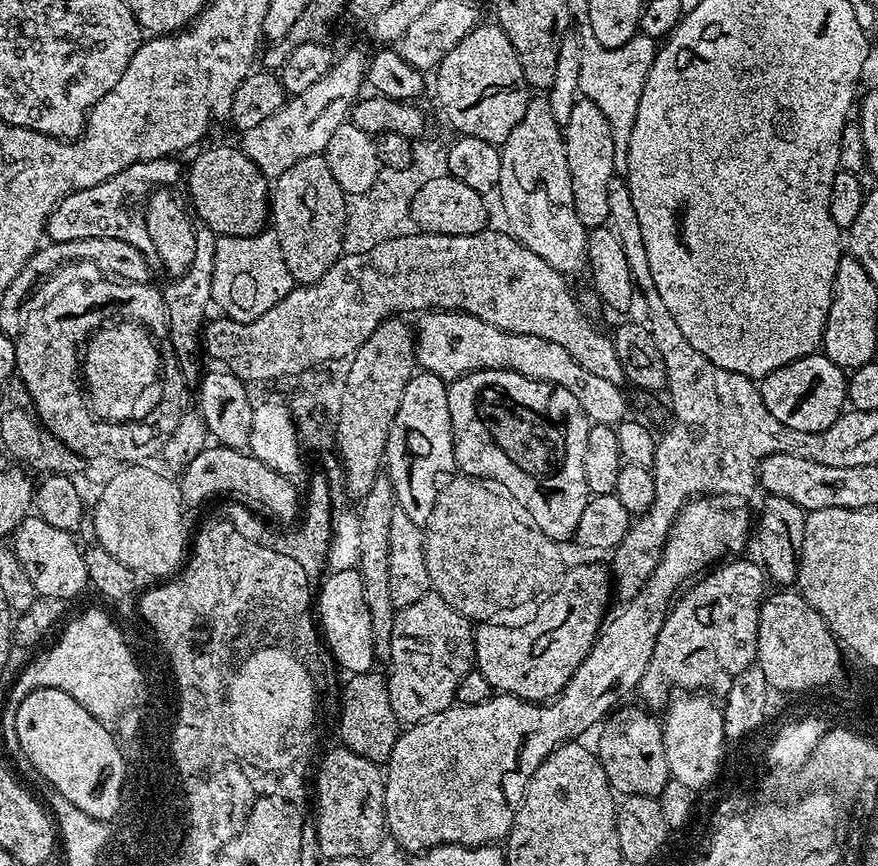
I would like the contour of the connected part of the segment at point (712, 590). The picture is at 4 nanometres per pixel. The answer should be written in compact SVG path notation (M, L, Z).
M744 558L729 559L705 571L668 609L668 617L662 622L662 630L658 630L658 638L654 642L650 666L646 666L646 674L642 674L638 689L638 696L645 700L643 703L649 709L663 709L669 703L668 691L671 688L682 688L678 690L688 694L725 694L743 671L756 664L758 614L766 599L766 577L763 567L755 559L740 559Z

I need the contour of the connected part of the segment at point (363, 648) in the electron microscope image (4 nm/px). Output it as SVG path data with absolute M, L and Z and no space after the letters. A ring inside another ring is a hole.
M355 567L340 568L333 576L323 577L318 588L318 628L327 651L328 648L332 651L333 658L345 668L345 673L373 671L376 655L374 638L370 634L370 610L366 610L364 583Z

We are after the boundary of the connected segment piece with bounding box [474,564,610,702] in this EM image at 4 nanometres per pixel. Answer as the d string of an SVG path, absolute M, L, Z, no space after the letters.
M580 564L563 573L559 581L560 589L553 596L548 596L540 604L540 609L533 614L532 620L520 624L517 628L507 628L500 622L484 622L475 629L476 637L476 662L475 671L490 682L490 686L497 693L517 696L519 700L533 702L547 702L570 682L574 670L582 666L582 658L590 654L600 629L605 623L604 606L610 596L610 572L607 567L600 564Z

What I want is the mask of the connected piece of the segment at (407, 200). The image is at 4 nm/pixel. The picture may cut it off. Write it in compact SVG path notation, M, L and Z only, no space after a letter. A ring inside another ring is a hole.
M393 168L381 169L374 186L364 193L358 202L372 215L371 221L366 220L362 214L356 214L354 210L349 211L347 230L344 232L343 253L365 253L366 250L372 250L374 246L381 245L382 242L392 238L406 237L414 232L416 227L412 214L412 202L416 190L416 182L410 179L408 172L396 171Z

